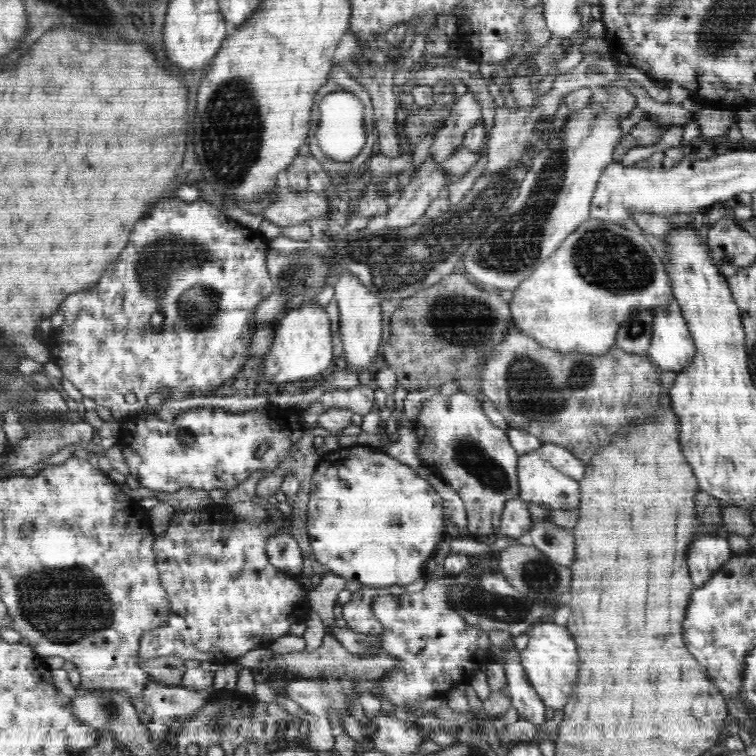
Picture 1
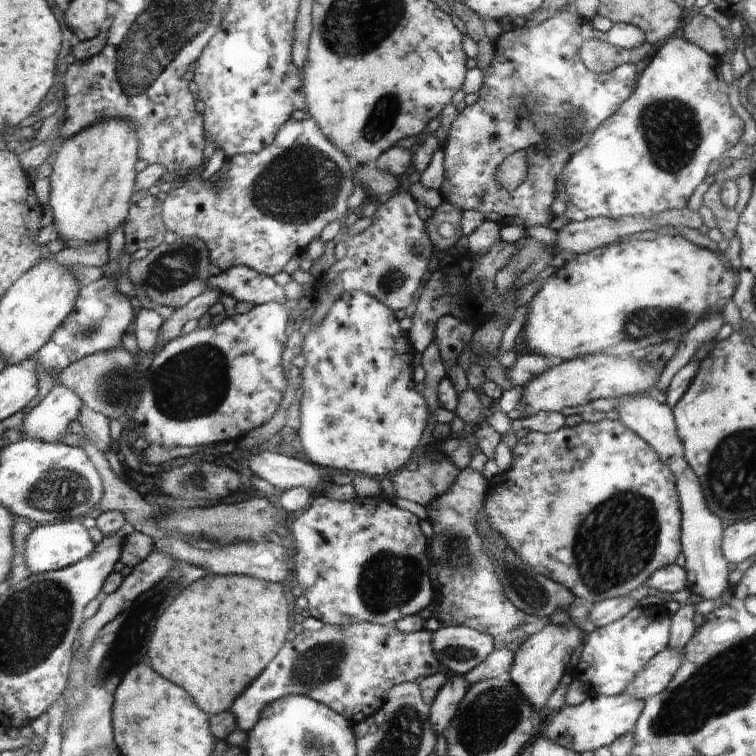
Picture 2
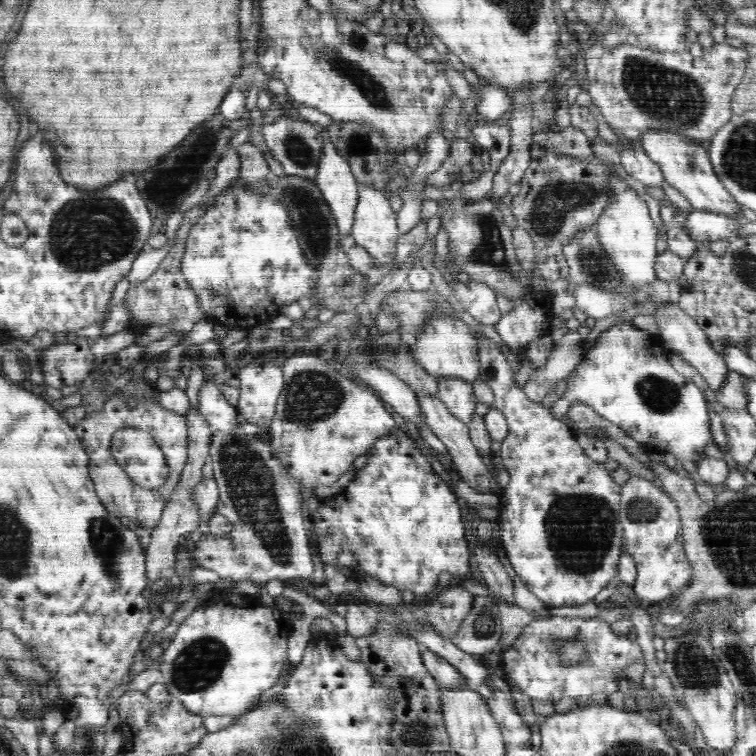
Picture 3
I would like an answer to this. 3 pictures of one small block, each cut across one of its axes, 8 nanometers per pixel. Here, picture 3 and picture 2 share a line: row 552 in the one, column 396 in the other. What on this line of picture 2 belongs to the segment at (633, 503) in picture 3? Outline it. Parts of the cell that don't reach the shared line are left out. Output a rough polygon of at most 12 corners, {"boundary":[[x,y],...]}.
{"boundary":[[302,622],[229,712],[308,696],[352,726],[443,671],[432,631]]}

